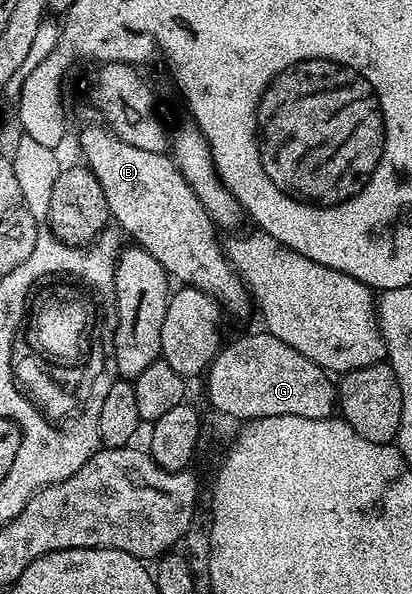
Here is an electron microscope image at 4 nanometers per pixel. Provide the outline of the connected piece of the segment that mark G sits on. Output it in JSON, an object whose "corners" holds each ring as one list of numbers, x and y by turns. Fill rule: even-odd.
{"corners":[[264,330,241,336,230,344,228,341,209,365,204,380,205,392,209,395,208,407,214,412,231,414,239,422,268,416,327,420,339,404,339,392,330,373]]}

